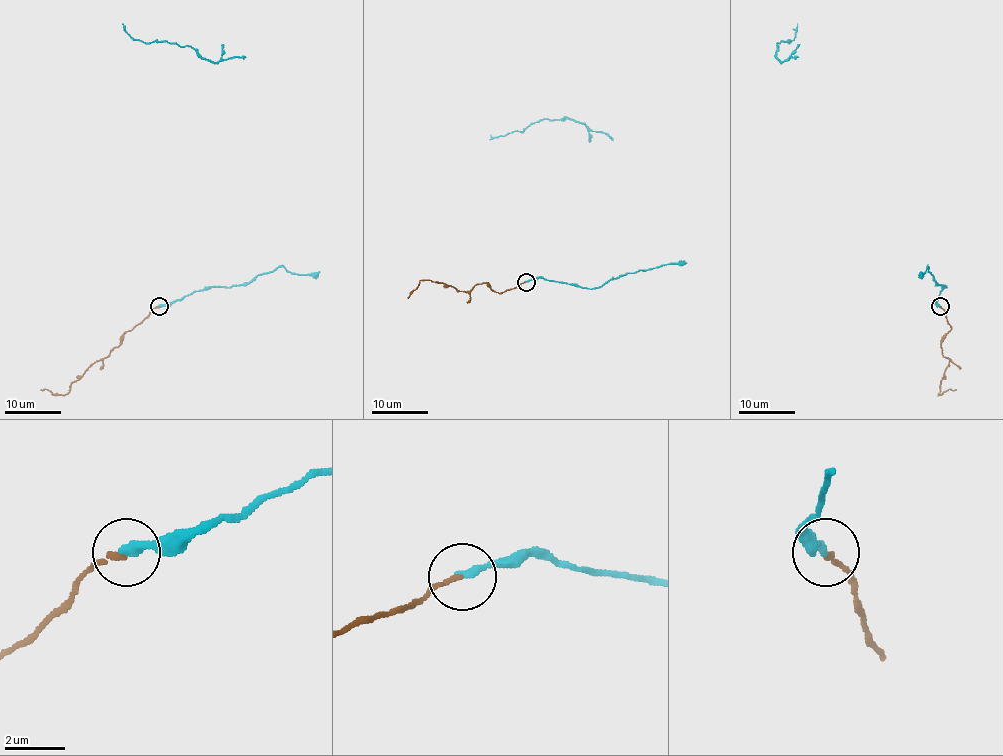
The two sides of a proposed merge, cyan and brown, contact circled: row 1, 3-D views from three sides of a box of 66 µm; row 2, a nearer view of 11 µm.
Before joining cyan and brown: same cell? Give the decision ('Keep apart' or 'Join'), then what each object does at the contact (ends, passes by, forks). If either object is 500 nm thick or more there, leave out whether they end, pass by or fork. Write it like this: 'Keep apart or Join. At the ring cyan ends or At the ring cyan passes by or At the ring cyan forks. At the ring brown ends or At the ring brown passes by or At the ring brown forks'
Keep apart. At the ring cyan ends. At the ring brown ends

